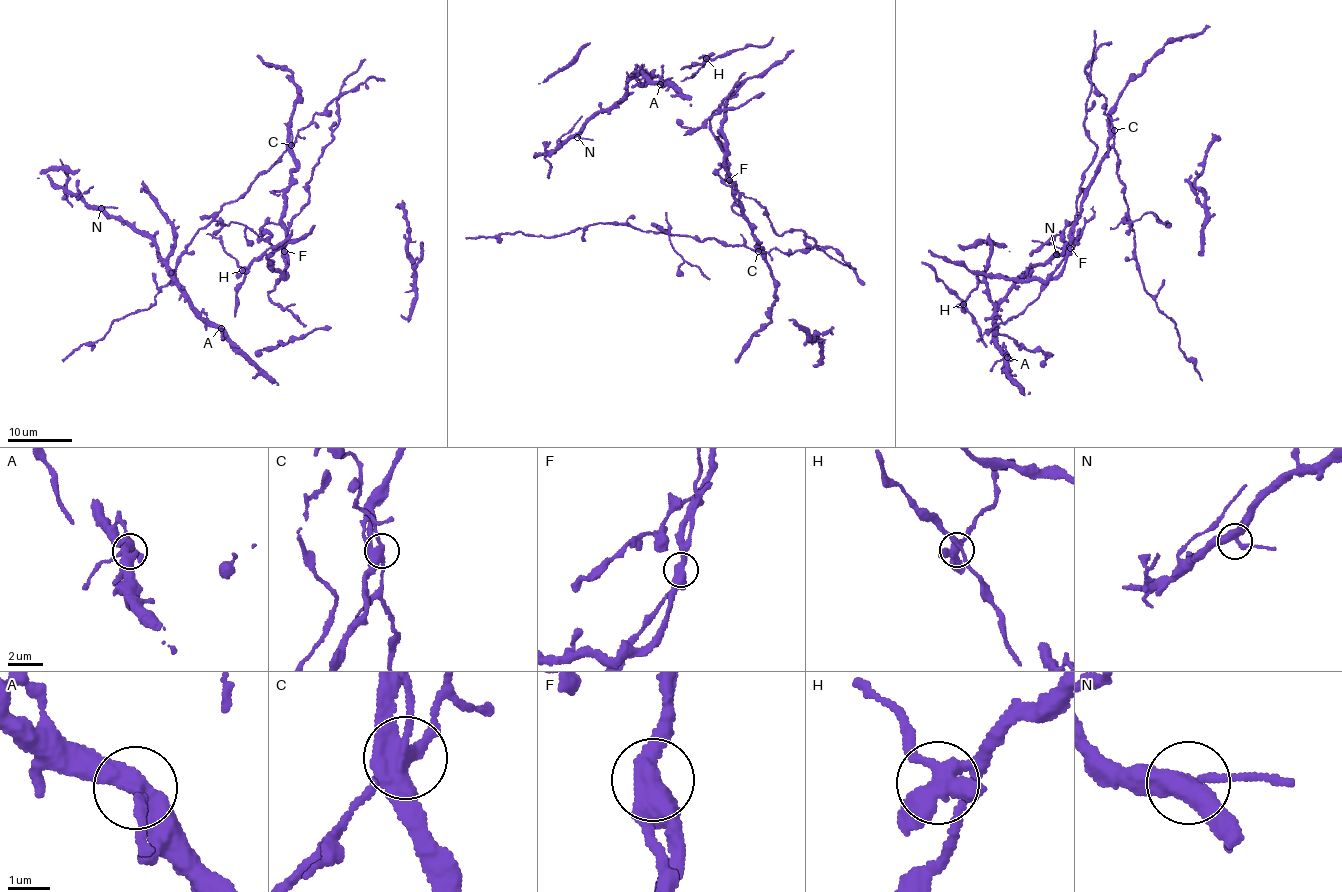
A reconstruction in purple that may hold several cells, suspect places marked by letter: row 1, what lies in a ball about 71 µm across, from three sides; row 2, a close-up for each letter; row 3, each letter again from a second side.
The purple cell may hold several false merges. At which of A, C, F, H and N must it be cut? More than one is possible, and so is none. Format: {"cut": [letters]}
{"cut": ["C", "F", "H"]}

